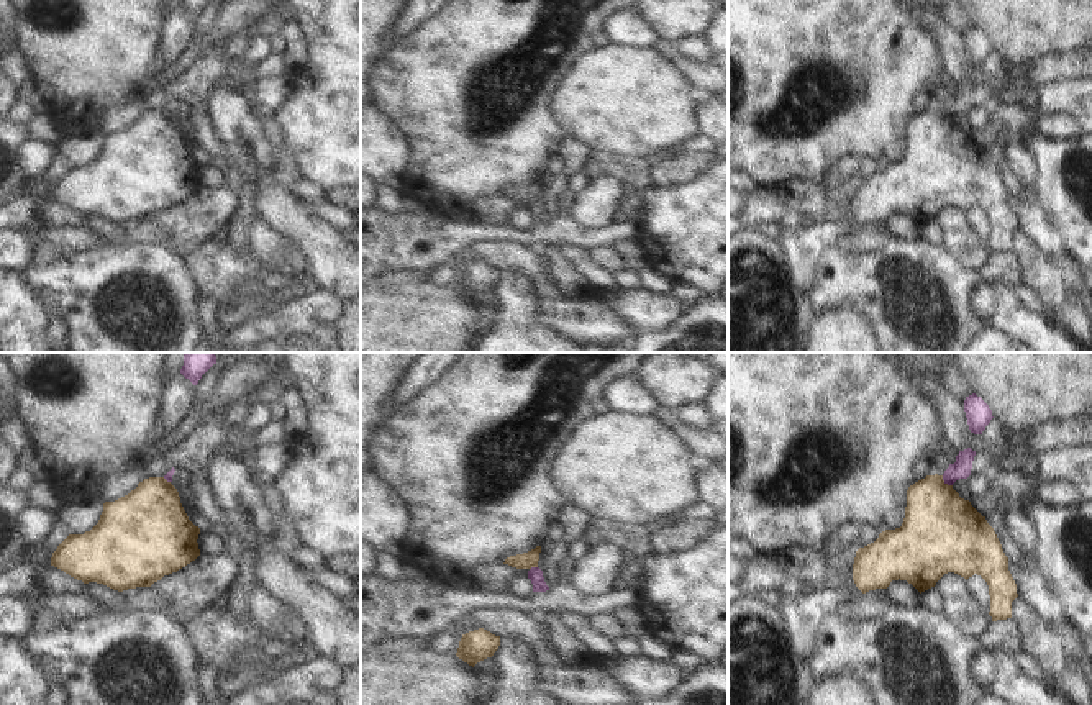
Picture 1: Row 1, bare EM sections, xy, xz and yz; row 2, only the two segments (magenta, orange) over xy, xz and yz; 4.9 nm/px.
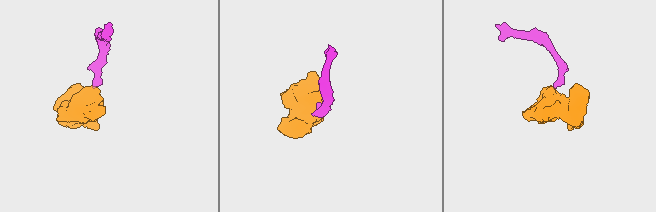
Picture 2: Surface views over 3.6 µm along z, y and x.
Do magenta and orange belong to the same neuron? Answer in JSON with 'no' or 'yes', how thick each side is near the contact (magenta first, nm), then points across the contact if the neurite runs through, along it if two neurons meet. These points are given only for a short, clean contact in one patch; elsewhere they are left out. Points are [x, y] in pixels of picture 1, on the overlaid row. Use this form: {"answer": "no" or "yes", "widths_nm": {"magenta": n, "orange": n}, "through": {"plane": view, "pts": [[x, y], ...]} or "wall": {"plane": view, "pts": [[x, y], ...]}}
{"answer": "no", "widths_nm": {"magenta": 100, "orange": 380}, "wall": {"plane": "yz", "pts": [[941, 476], [951, 486]]}}

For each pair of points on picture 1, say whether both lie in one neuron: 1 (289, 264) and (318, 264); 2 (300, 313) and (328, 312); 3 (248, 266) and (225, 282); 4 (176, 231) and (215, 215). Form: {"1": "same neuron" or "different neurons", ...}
{"1": "different neurons", "2": "same neuron", "3": "same neuron", "4": "same neuron"}

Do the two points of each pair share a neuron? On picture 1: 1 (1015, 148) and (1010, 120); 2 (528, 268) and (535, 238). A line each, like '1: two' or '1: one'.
1: two
2: two

